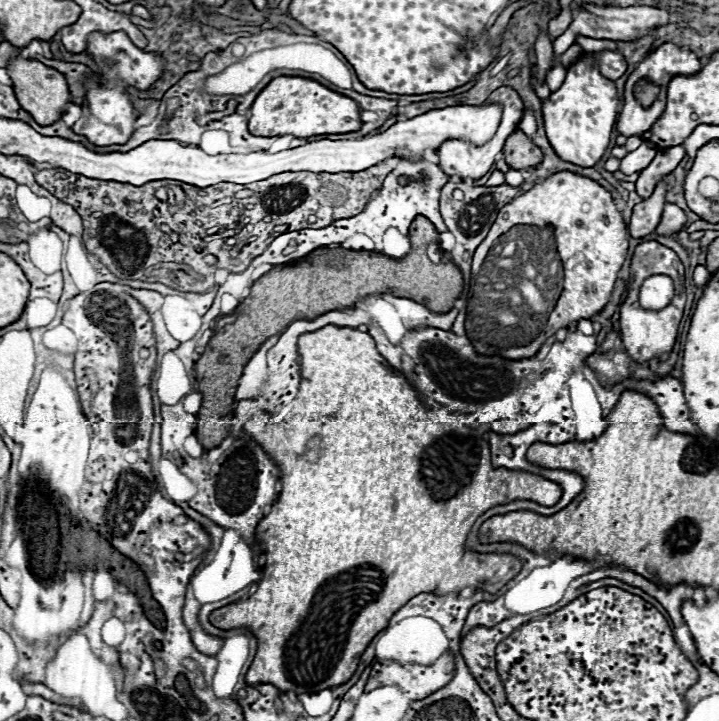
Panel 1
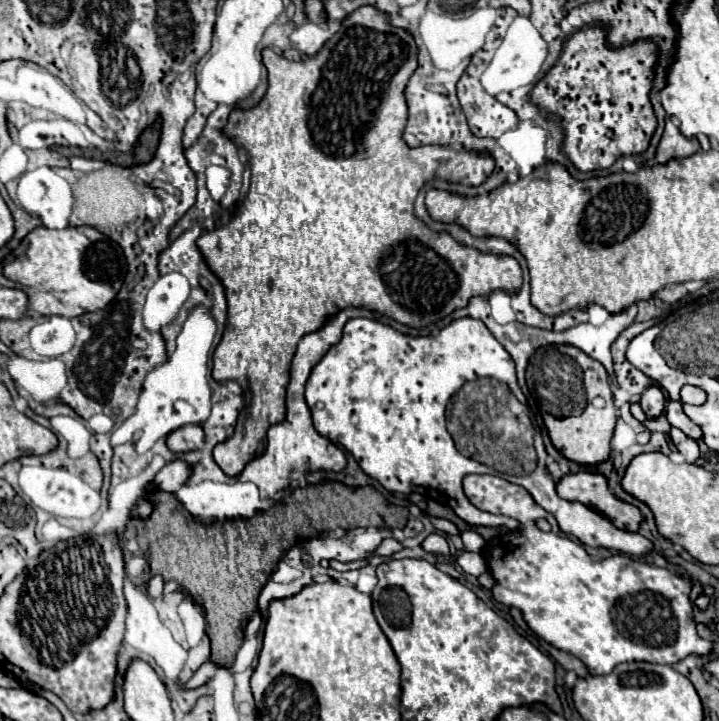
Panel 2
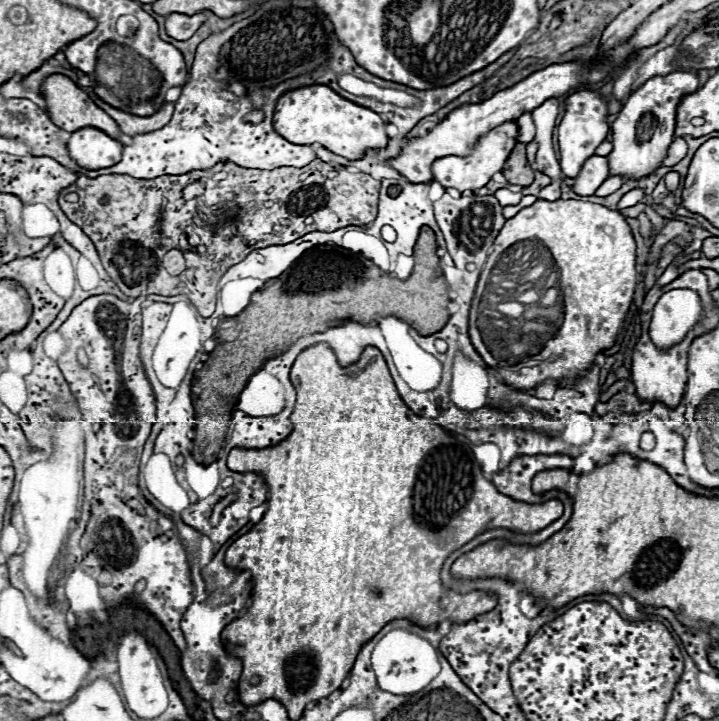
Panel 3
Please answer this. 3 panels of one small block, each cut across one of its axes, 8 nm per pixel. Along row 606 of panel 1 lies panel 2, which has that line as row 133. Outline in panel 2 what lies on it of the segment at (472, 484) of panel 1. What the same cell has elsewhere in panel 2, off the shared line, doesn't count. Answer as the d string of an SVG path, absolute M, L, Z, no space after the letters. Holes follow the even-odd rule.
M362 6L342 22L340 30L324 44L322 52L314 58L292 62L292 60L286 60L284 56L278 56L274 50L266 48L262 52L264 66L268 68L266 96L262 98L262 102L256 108L232 110L228 116L228 122L222 128L224 136L228 136L234 144L244 148L250 158L248 196L232 212L232 218L228 220L228 224L216 226L212 232L204 232L196 240L196 246L198 246L206 266L222 282L226 302L228 302L228 320L226 320L224 336L222 336L222 342L214 350L212 378L216 382L236 380L242 386L242 396L244 396L244 410L238 416L236 432L232 434L232 438L228 438L226 442L222 442L214 448L214 460L226 476L238 476L244 470L244 466L258 456L258 448L260 448L268 428L272 424L278 424L284 420L284 416L286 416L286 386L290 380L290 362L294 358L296 344L300 342L302 336L320 330L328 322L330 316L338 314L344 308L368 308L382 316L394 318L400 324L420 330L420 328L428 328L428 326L436 324L438 320L450 316L454 310L468 306L468 300L474 296L488 296L494 290L504 290L508 294L516 294L518 288L522 286L522 270L512 256L492 256L492 254L484 254L474 248L460 246L456 240L452 240L452 236L432 232L430 228L426 228L426 224L422 224L414 216L414 200L418 196L418 190L434 176L442 178L446 182L456 182L456 184L460 184L460 182L462 184L482 184L494 170L492 156L478 156L476 152L466 152L466 150L454 152L448 146L406 148L406 144L402 144L402 128L406 126L406 100L402 100L402 92L406 88L406 80L412 76L412 72L418 64L416 56L418 56L418 48L406 30L390 26L386 20L386 14L378 12L376 8Z

